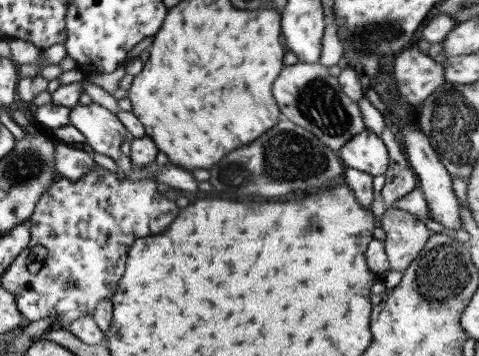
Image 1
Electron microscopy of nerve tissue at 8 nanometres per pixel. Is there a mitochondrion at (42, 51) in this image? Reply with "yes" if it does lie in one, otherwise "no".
no

